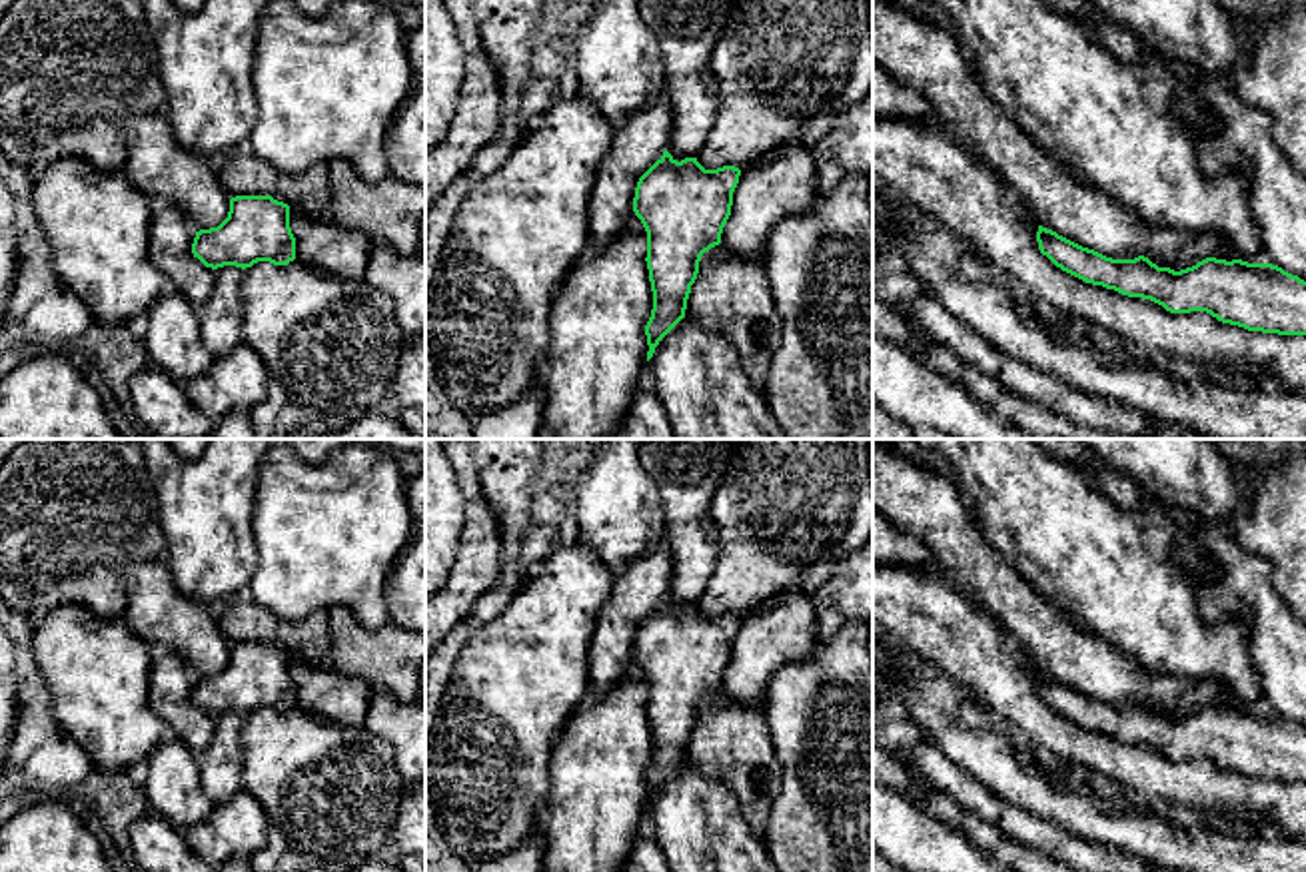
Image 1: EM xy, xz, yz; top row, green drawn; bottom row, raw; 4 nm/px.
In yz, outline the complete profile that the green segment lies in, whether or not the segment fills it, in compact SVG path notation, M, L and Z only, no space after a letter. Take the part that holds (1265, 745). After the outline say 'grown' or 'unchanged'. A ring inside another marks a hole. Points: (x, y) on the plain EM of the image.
M1038 672L1036 688L1040 700L1062 718L1128 744L1150 746L1170 760L1206 758L1222 770L1248 778L1306 782L1306 728L1278 712L1206 704L1192 714L1174 718L1170 714L1158 714L1144 702L1134 706L1106 704L1042 672Z; unchanged

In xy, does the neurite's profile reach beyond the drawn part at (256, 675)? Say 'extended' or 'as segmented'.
as segmented

